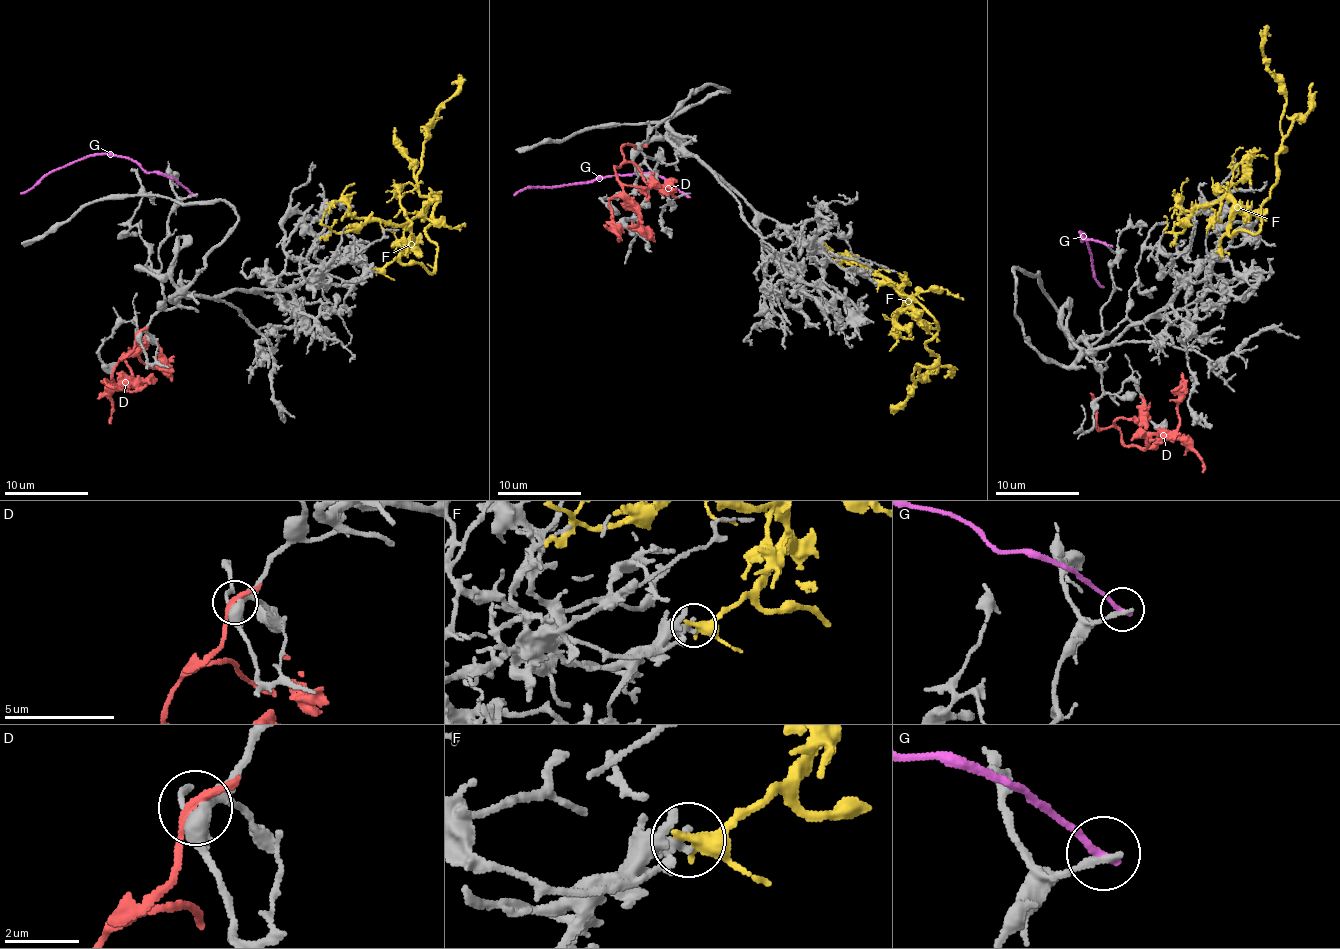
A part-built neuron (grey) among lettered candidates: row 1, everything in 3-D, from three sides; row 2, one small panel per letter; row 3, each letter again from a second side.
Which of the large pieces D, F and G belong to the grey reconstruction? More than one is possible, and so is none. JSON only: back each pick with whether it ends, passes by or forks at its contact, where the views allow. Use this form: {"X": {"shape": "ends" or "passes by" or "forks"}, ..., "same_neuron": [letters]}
{"same_neuron": []}

